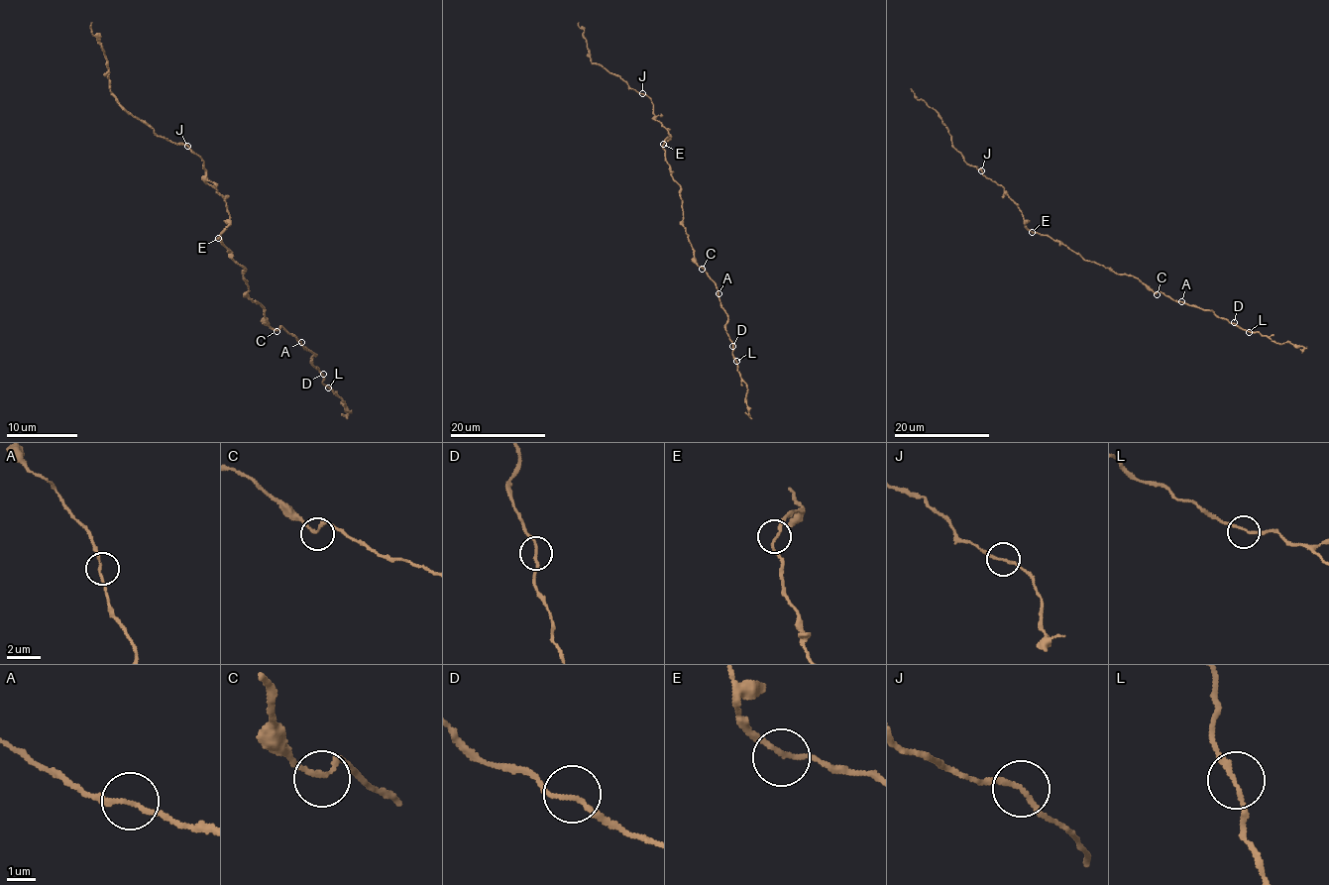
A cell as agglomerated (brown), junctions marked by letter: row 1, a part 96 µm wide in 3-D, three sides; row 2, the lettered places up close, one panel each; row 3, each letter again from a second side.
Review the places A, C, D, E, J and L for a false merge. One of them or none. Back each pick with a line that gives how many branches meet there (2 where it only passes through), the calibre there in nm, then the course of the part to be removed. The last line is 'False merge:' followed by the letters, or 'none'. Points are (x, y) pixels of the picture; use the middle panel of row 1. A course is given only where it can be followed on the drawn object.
False merge: none

